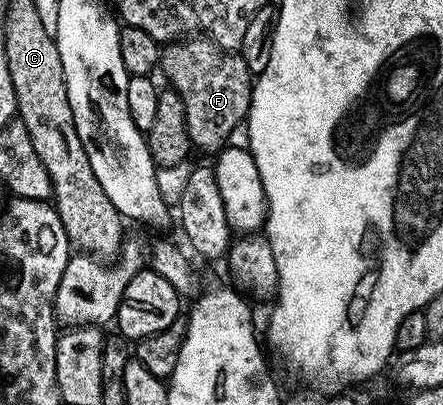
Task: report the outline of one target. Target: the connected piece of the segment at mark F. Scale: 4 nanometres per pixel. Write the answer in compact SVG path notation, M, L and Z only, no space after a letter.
M187 35L170 42L162 50L161 73L167 76L166 84L177 95L181 95L181 103L185 103L185 123L192 146L196 150L211 153L210 155L218 154L231 139L231 132L246 122L247 113L251 110L253 74L249 71L242 53L223 49L206 35Z

